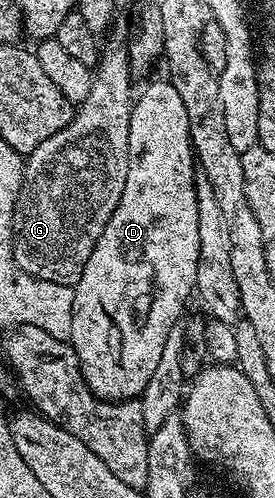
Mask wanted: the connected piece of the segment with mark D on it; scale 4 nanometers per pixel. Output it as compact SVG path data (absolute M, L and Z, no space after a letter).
M163 78L163 80L155 80L155 81L154 81L154 80L155 80L155 79L152 79L152 80L151 80L151 81L150 81L150 82L147 82L147 83L151 83L151 82L152 82L152 84L147 84L147 85L145 85L145 86L144 86L144 88L143 88L143 93L141 93L141 94L140 94L140 96L139 96L139 93L138 93L138 96L137 96L137 99L136 99L136 100L135 100L135 101L134 101L134 103L132 103L132 106L131 106L131 117L130 117L130 118L129 118L129 150L130 150L130 151L131 151L131 152L132 152L132 154L137 154L137 155L136 155L136 156L135 156L135 157L134 157L134 159L132 159L132 162L131 162L131 165L130 165L130 166L129 166L129 170L128 170L128 171L127 171L127 177L126 177L126 178L125 178L125 190L121 190L121 202L117 202L117 210L113 210L113 218L109 218L109 226L105 226L105 234L101 234L101 238L97 238L97 246L93 246L93 254L89 254L89 262L85 262L85 270L81 270L81 278L80 278L80 279L79 279L79 281L78 281L78 282L77 282L77 283L75 283L75 284L74 284L74 286L73 286L73 287L74 287L74 289L75 289L75 297L74 297L74 298L73 298L73 322L72 322L72 323L71 323L71 339L70 339L70 341L69 341L69 343L70 343L70 345L71 345L71 349L73 349L73 350L74 350L74 352L75 352L75 353L76 353L76 354L77 354L77 358L78 358L78 359L79 359L79 365L80 365L80 366L81 366L81 374L82 374L82 375L83 375L83 377L84 377L84 378L85 378L85 382L86 382L86 383L87 383L87 385L88 385L88 386L89 386L89 390L90 390L90 391L91 391L91 392L92 392L92 393L93 393L93 394L94 394L94 395L95 395L95 396L97 396L97 397L99 397L99 399L100 399L100 400L113 400L113 401L116 401L116 402L122 402L122 401L125 401L125 400L134 400L134 399L136 399L136 398L138 398L138 397L140 397L140 396L142 396L142 395L143 395L143 391L144 391L144 390L145 390L145 385L147 385L147 384L148 384L148 382L149 382L149 377L151 377L151 375L153 375L153 370L154 370L154 369L155 369L155 368L156 368L156 367L157 367L157 362L158 362L158 360L160 360L160 359L161 359L161 350L165 350L165 338L169 338L169 330L170 330L170 329L171 329L171 327L172 327L172 326L174 326L174 324L177 324L177 323L180 323L180 320L181 320L181 317L179 317L179 315L181 315L181 314L182 314L182 312L183 312L183 307L185 307L185 306L186 306L186 304L187 304L187 295L189 295L189 294L190 294L190 295L192 295L192 293L194 293L194 292L195 292L195 283L196 283L196 282L197 282L197 258L198 258L198 257L199 257L199 251L200 251L200 250L201 250L201 238L200 238L200 237L199 237L199 235L197 235L197 190L196 190L196 189L195 189L195 177L196 177L196 175L197 175L197 161L196 161L196 159L195 159L195 150L194 150L194 148L192 148L192 146L191 146L191 135L190 135L190 134L189 134L189 114L185 114L185 102L181 102L181 94L177 94L177 90L176 90L176 89L175 89L175 88L174 88L174 87L173 87L173 85L172 85L172 84L171 84L171 81L170 81L170 79L167 79L167 78Z

